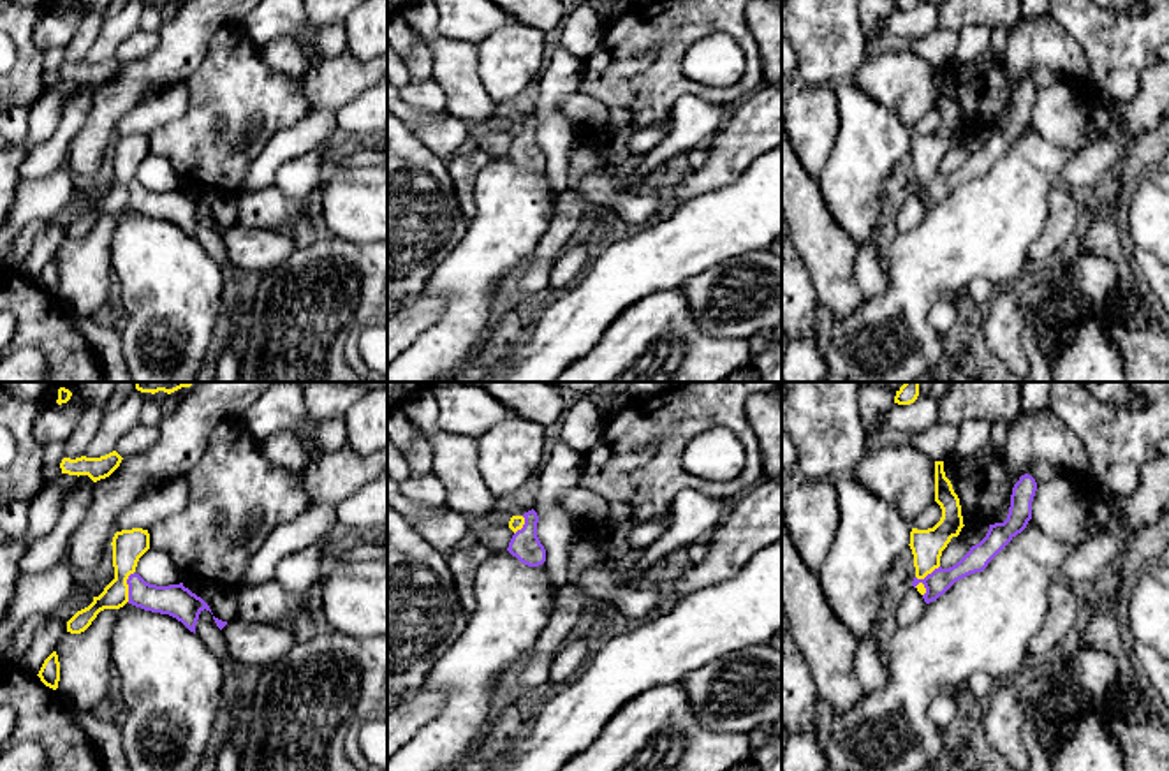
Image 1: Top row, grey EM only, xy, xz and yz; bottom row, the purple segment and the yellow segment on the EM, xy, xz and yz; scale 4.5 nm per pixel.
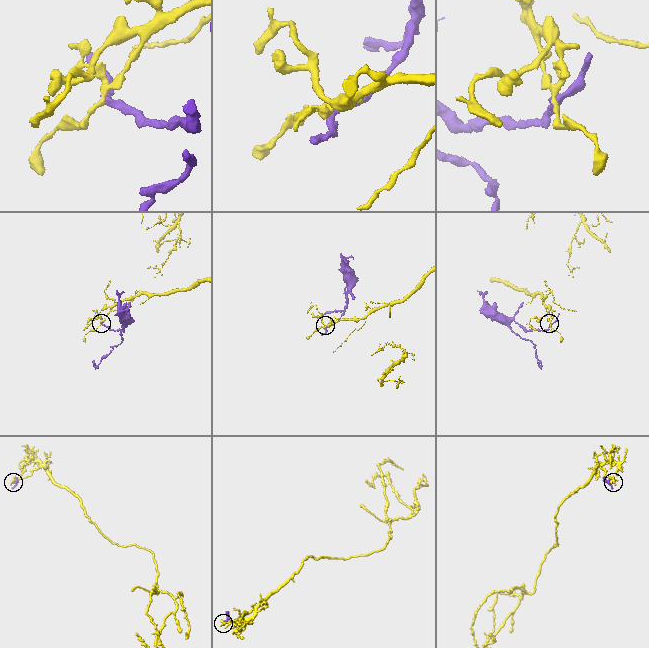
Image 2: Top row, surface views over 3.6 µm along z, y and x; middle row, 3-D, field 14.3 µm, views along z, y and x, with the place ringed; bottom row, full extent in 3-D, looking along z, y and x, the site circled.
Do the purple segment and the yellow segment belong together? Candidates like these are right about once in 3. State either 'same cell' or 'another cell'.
another cell

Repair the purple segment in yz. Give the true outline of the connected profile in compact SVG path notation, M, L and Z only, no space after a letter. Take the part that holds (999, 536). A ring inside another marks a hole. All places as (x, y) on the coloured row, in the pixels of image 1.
M1025 474L1012 488L1011 507L1004 523L989 525L986 537L970 547L970 551L949 569L935 569L924 579L914 577L912 586L924 584L924 602L930 604L944 595L956 581L982 572L988 563L1018 535L1032 519L1032 502L1037 491L1037 482Z

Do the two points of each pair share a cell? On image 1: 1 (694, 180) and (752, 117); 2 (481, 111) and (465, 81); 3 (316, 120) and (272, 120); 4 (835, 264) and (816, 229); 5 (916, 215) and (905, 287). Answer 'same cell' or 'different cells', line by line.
1: same cell
2: same cell
3: different cells
4: same cell
5: different cells

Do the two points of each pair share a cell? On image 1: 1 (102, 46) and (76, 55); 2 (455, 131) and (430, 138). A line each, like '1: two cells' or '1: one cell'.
1: two cells
2: one cell

